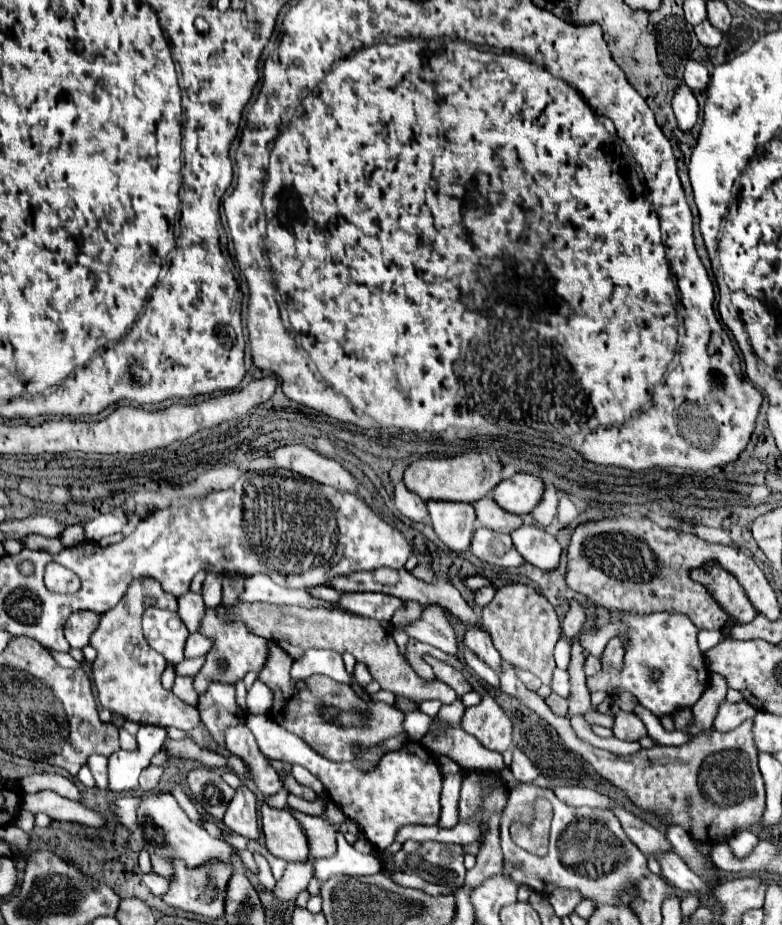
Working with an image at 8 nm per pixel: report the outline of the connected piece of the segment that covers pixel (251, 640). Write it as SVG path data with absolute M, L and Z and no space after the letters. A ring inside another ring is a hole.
M212 608L212 610L206 610L206 616L204 616L202 626L200 626L200 632L210 636L210 638L214 638L214 646L212 646L212 650L206 656L206 664L194 676L194 688L196 688L198 694L204 694L204 690L208 688L208 684L212 680L218 680L218 682L224 682L224 684L236 684L236 680L244 678L246 672L262 670L262 666L266 662L266 656L268 656L266 638L250 634L244 628L244 624L224 624L224 622L218 620L216 610Z

